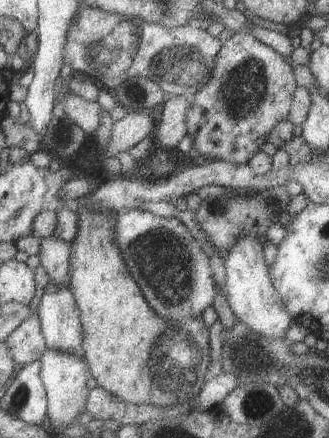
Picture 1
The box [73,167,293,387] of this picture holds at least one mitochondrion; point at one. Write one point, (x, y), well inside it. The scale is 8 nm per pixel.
(162, 257)

